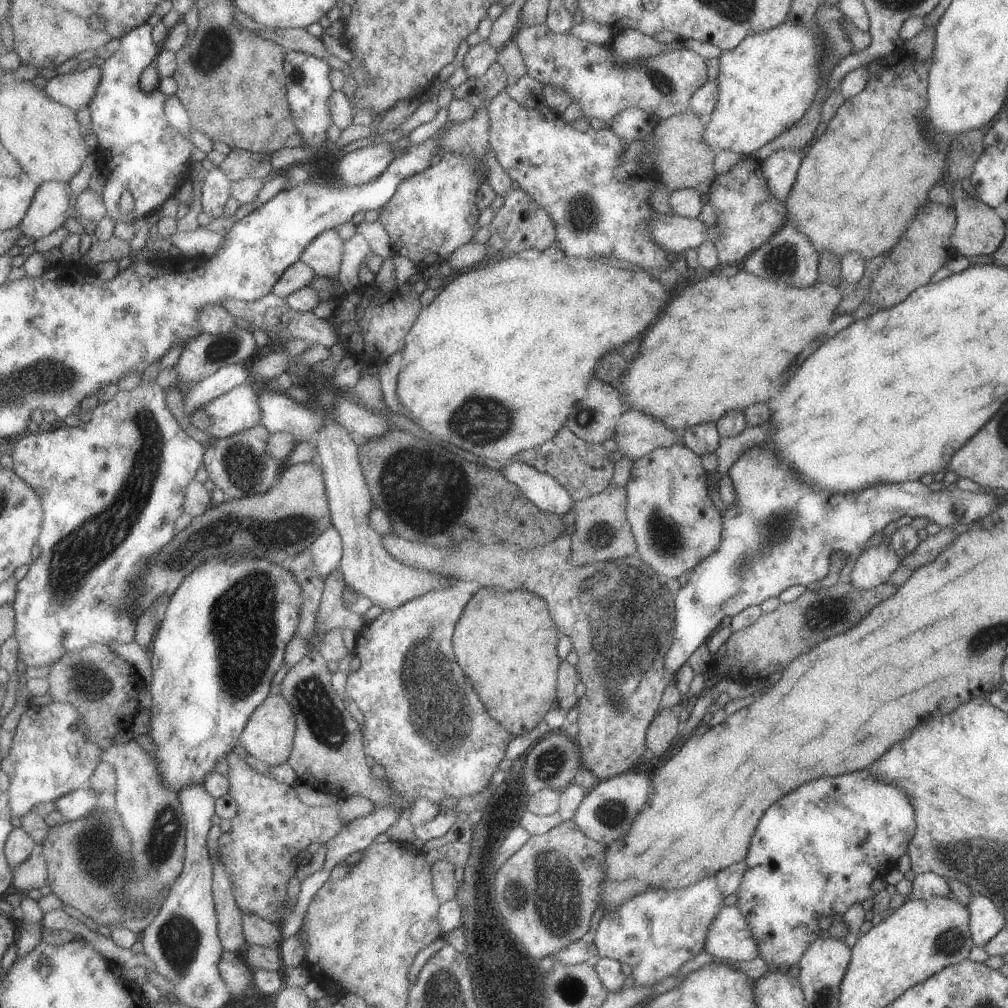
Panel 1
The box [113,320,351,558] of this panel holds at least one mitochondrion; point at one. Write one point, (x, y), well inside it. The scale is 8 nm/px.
(243, 465)

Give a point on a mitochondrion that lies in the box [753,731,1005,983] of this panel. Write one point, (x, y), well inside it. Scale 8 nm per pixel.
(949, 942)

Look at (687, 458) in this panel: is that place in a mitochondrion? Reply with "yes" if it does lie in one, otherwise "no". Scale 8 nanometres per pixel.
no

